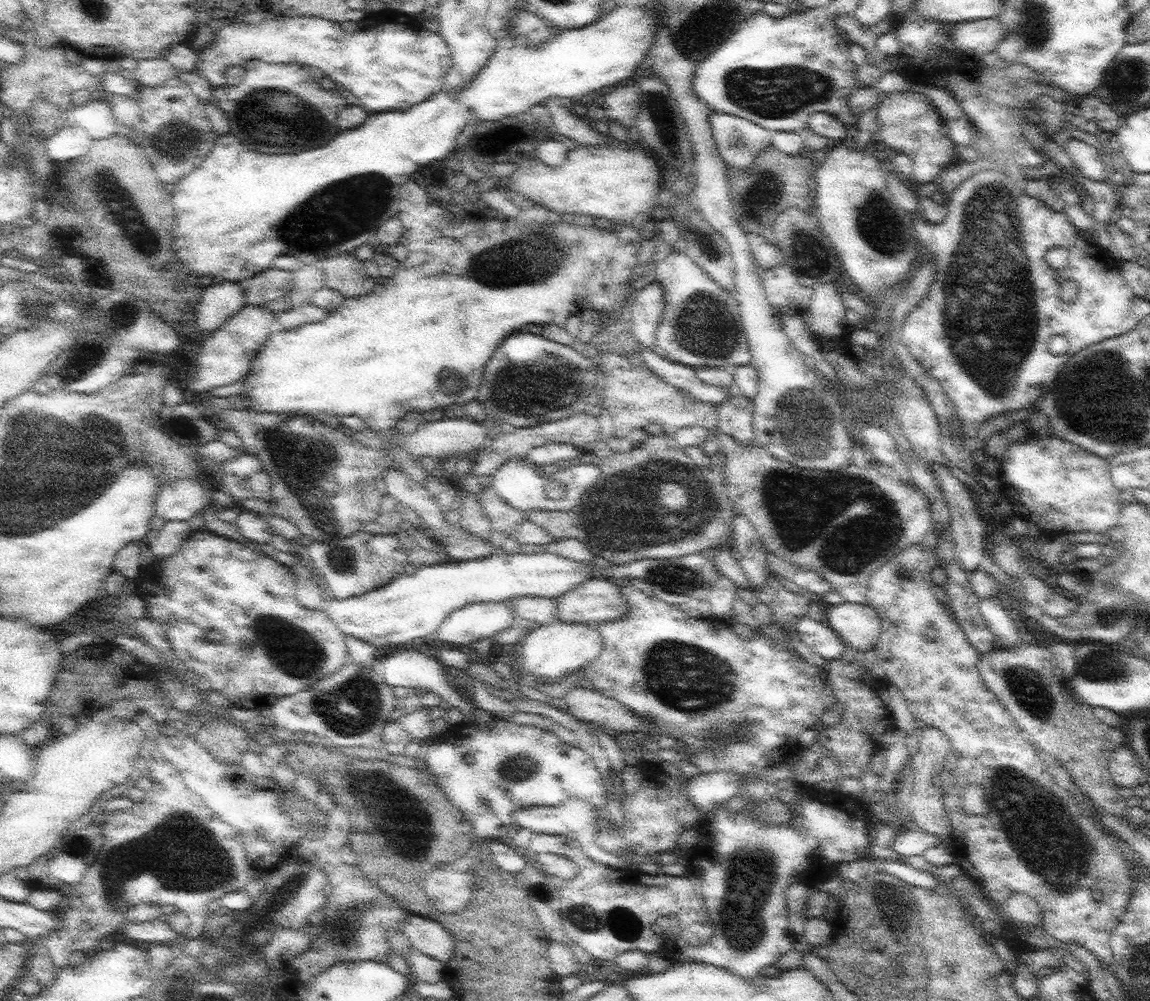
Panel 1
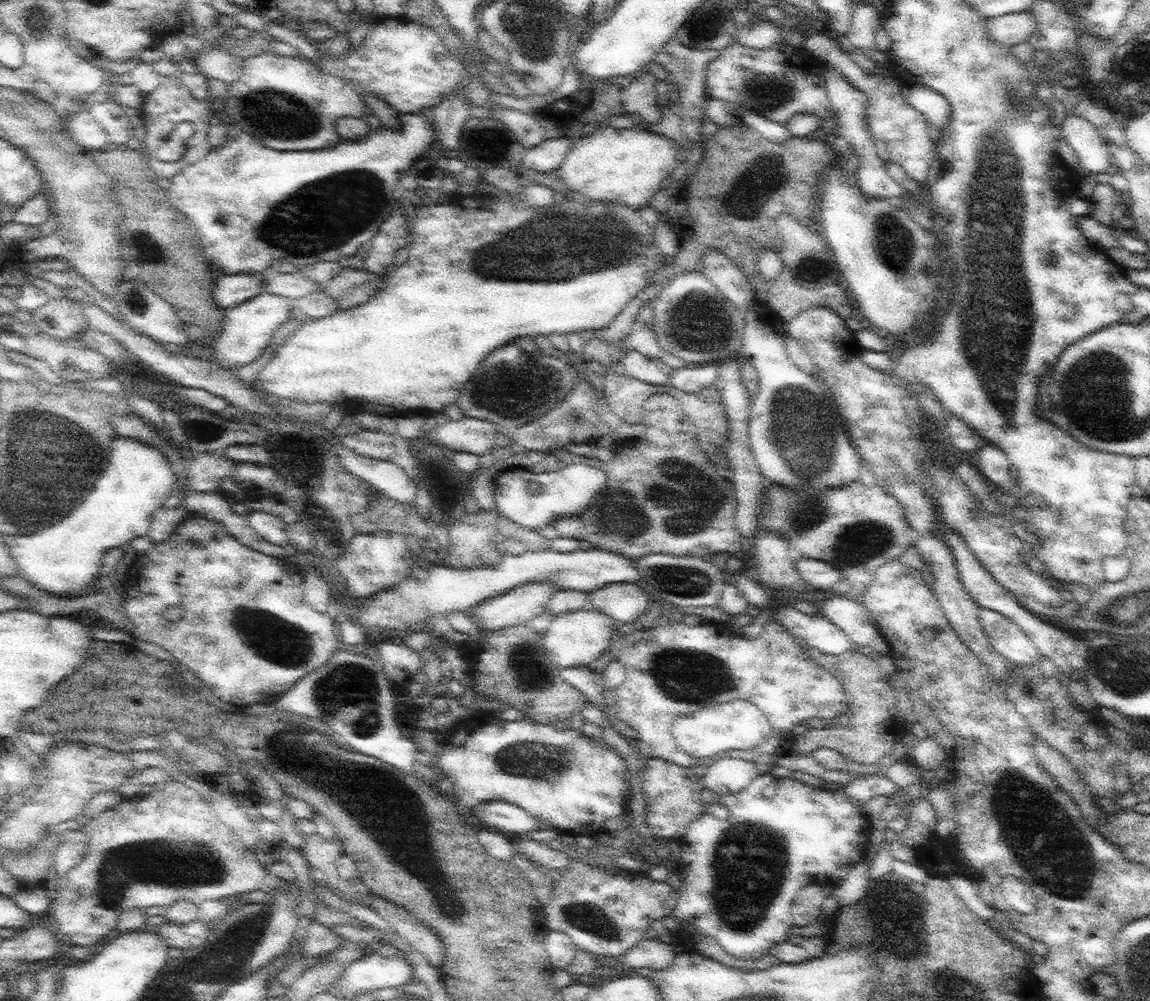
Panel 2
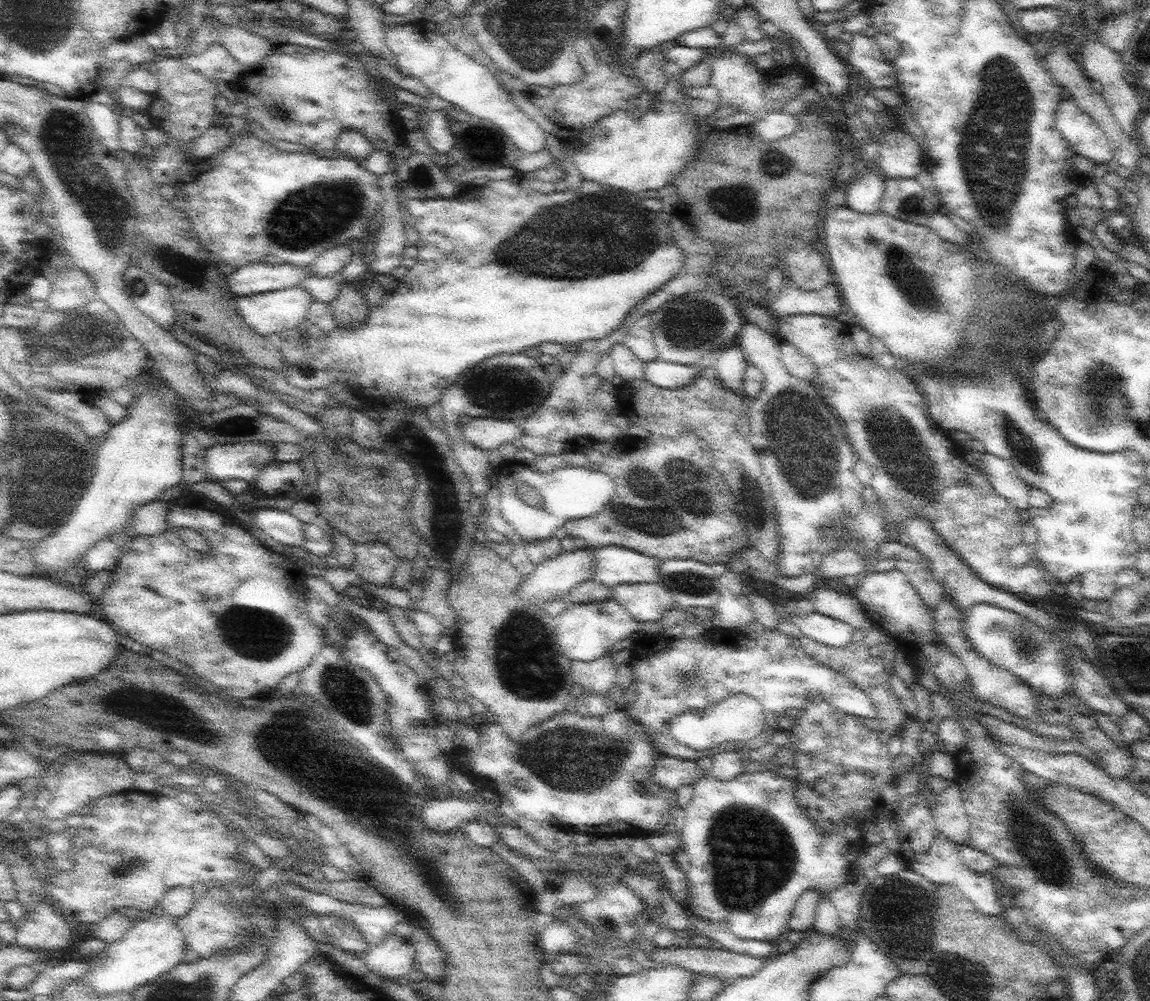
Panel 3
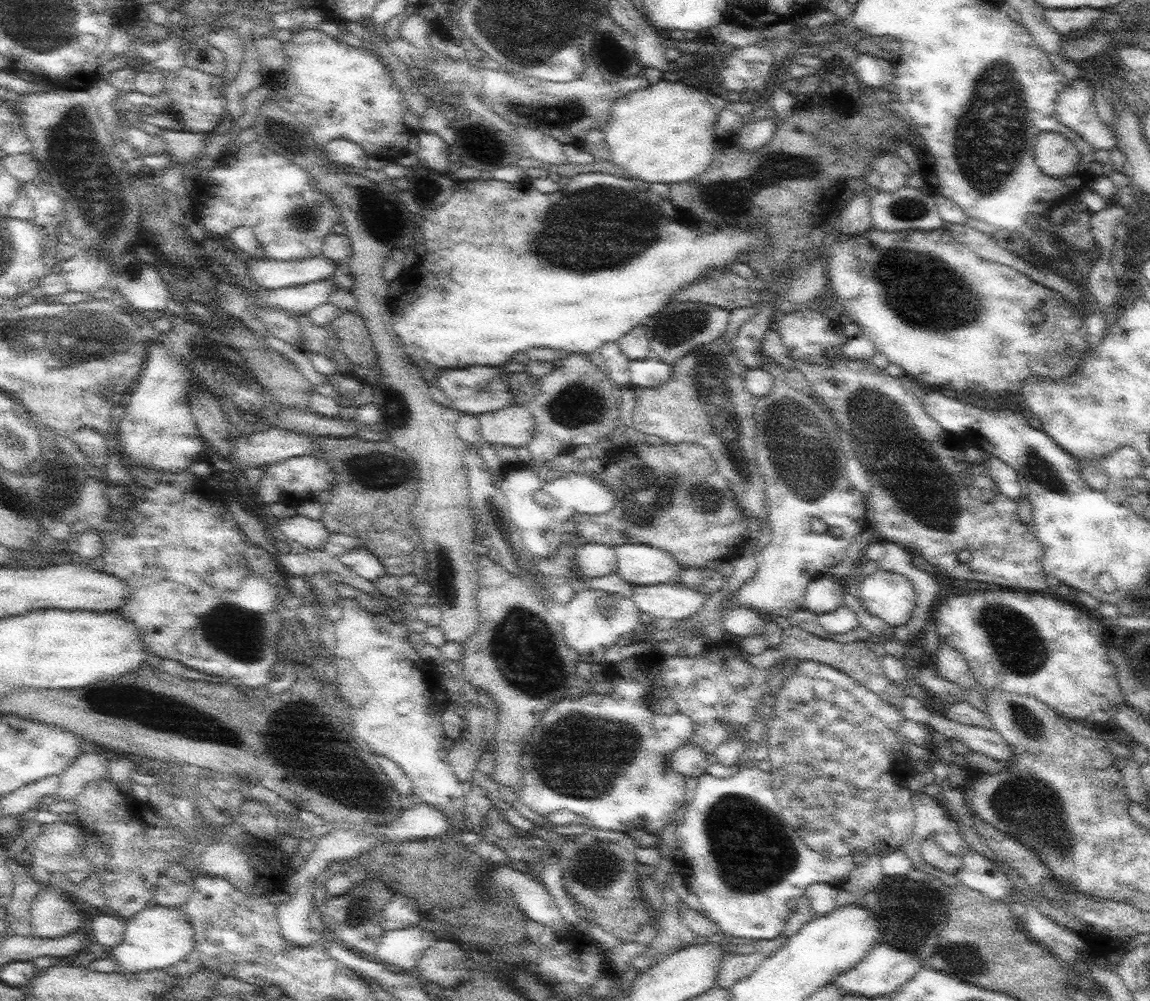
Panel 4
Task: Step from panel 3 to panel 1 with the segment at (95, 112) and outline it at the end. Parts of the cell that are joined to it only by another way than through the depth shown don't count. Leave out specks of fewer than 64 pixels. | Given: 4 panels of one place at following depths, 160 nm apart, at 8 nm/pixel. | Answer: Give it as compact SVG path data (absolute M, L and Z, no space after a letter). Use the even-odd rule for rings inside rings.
M68 126L50 139L45 147L52 161L70 161L84 156L92 147L93 139L80 126Z

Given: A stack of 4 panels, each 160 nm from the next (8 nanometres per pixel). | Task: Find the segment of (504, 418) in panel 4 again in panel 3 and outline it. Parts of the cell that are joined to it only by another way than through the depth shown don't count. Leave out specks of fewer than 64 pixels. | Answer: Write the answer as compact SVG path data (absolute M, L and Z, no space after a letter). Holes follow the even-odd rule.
M473 418L468 424L460 426L460 432L468 441L482 448L486 452L496 451L506 442L514 442L523 435L523 425L511 420L498 420L495 418Z

